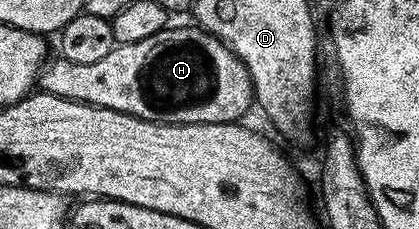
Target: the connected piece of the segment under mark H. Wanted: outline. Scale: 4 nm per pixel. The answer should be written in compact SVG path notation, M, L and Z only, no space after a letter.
M199 25L174 26L138 40L137 43L113 45L94 64L78 64L63 56L45 61L40 68L38 86L43 93L53 94L66 100L85 102L141 118L147 122L169 122L170 124L222 124L240 122L248 109L253 109L252 81L242 60L220 38L215 38Z

